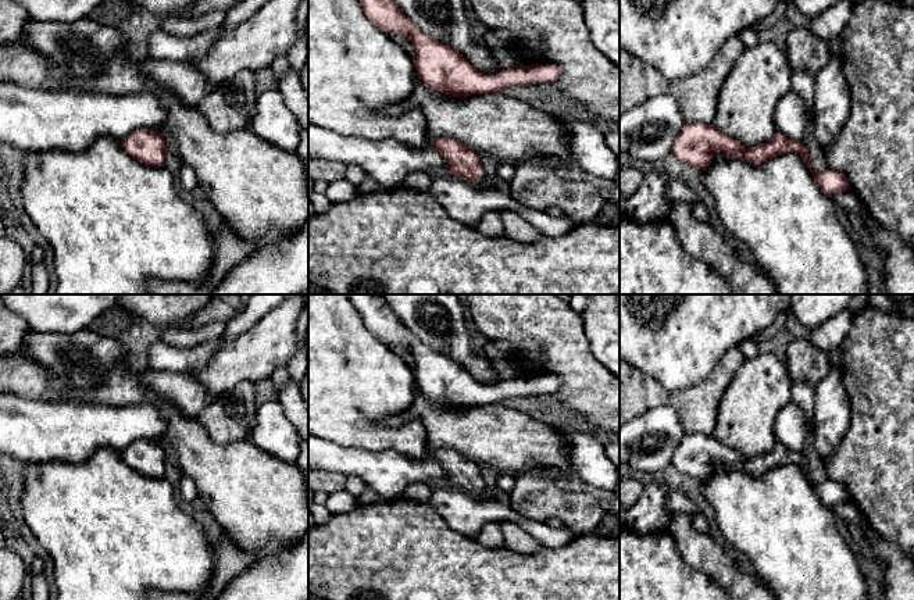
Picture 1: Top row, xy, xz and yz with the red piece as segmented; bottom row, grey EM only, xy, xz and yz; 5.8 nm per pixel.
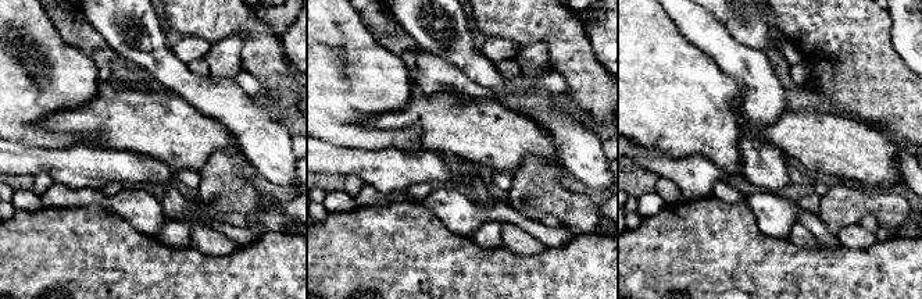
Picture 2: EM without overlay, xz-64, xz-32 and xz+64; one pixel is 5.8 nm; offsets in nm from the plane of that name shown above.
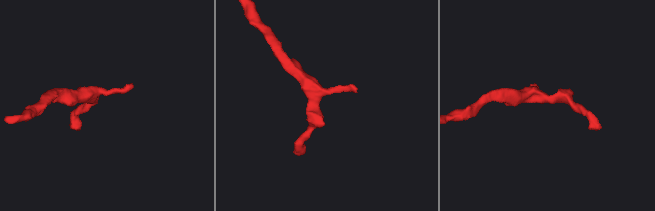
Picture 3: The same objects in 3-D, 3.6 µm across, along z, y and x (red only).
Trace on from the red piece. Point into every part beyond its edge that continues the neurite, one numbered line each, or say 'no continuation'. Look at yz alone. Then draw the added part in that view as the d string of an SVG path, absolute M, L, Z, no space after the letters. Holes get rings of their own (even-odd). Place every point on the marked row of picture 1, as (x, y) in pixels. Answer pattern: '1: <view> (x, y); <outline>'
no continuation

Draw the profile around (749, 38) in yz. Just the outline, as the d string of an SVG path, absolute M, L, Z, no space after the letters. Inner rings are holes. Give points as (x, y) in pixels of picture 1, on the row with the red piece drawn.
M753 28L745 29L738 35L738 38L746 47L754 47L760 43L760 38Z

